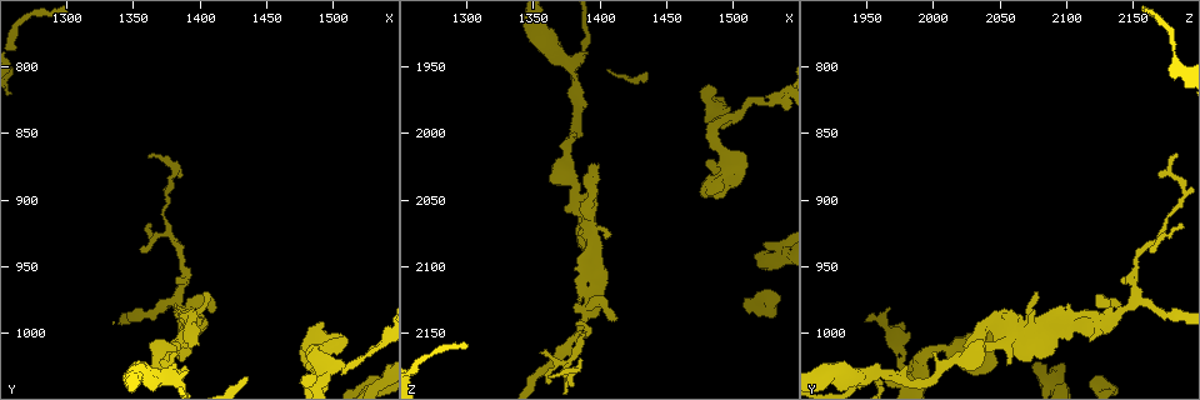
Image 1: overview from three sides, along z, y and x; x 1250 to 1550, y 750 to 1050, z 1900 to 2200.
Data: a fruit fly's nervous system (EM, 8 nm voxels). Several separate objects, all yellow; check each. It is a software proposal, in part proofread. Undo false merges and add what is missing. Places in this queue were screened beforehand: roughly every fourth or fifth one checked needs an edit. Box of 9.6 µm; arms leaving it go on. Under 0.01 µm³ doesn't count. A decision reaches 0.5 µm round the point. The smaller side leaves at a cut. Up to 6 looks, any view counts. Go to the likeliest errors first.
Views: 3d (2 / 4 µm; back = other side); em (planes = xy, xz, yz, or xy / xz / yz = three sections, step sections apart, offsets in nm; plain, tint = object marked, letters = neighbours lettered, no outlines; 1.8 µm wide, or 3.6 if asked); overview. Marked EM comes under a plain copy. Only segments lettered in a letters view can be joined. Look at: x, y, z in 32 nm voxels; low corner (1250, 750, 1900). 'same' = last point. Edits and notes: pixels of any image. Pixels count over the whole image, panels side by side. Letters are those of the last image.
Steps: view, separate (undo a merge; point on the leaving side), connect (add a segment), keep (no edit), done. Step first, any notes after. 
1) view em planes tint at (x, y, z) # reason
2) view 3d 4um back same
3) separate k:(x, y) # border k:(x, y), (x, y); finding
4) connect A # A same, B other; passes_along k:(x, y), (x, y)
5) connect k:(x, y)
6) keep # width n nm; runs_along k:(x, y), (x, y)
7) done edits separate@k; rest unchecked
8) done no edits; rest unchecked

view em planes letters at (1388, 1000, 2062) # sudden change in width

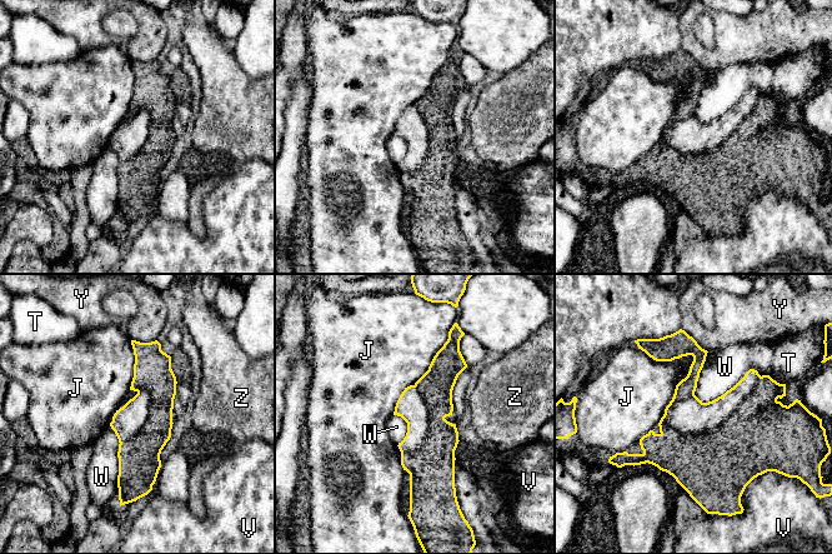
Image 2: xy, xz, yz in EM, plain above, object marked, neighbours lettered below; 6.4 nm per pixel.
separate 2:(717, 465) # J other, T other, V other, W other, Y other, Z other; border 2:(761, 377), (708, 432), (666, 423); a second neuron is stuck on

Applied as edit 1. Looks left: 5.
view 3d 4um at (1378, 1034, 1946)

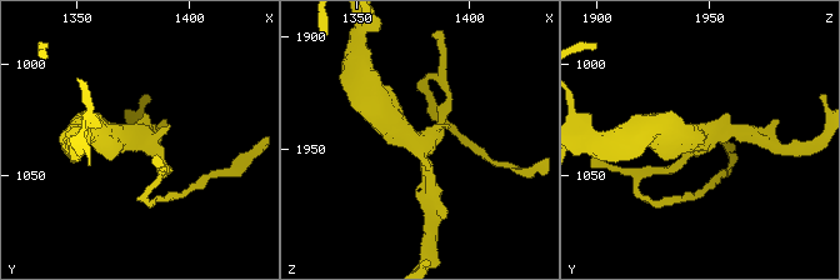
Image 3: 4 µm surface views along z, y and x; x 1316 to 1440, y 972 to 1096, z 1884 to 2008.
view em planes letters at (1376, 1033, 1947) # need the tissue

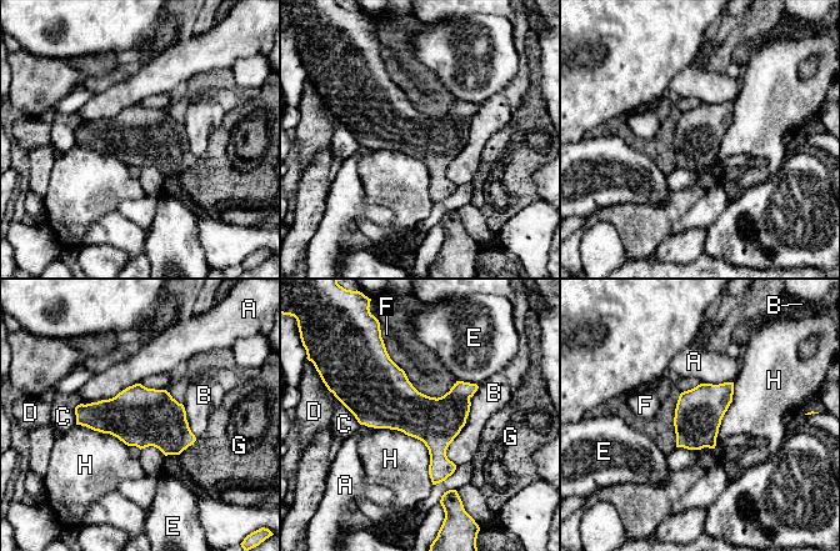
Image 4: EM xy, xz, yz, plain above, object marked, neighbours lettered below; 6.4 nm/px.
keep # A other, B other, C other, D other, E other, F other, G other, H other; arms 3; border 4:(360, 424), (419, 439), (433, 484); one neuron here

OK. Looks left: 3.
view 3d 4um back at (1408, 984, 2138) # an open end

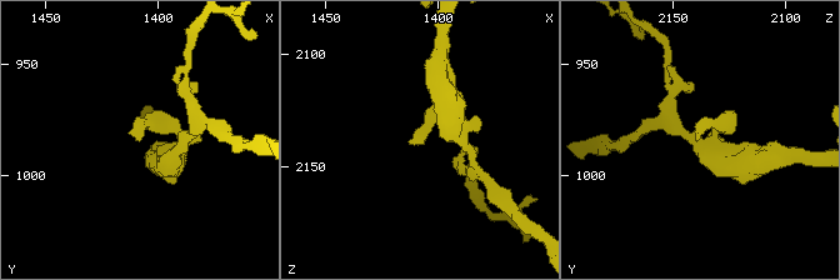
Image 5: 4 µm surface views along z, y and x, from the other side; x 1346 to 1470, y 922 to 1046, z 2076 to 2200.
view em xy step 8 tint at (1410, 984, 2140)

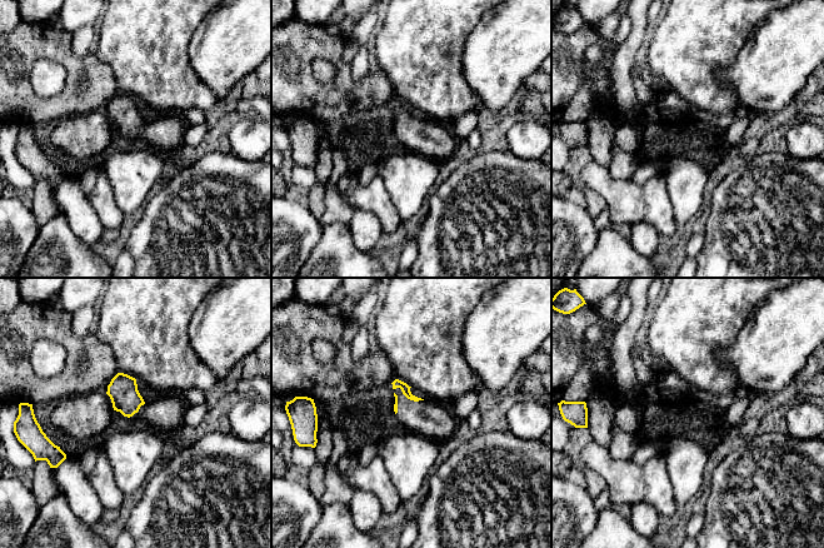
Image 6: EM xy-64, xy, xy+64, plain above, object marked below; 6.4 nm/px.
view em planes letters same # another direction

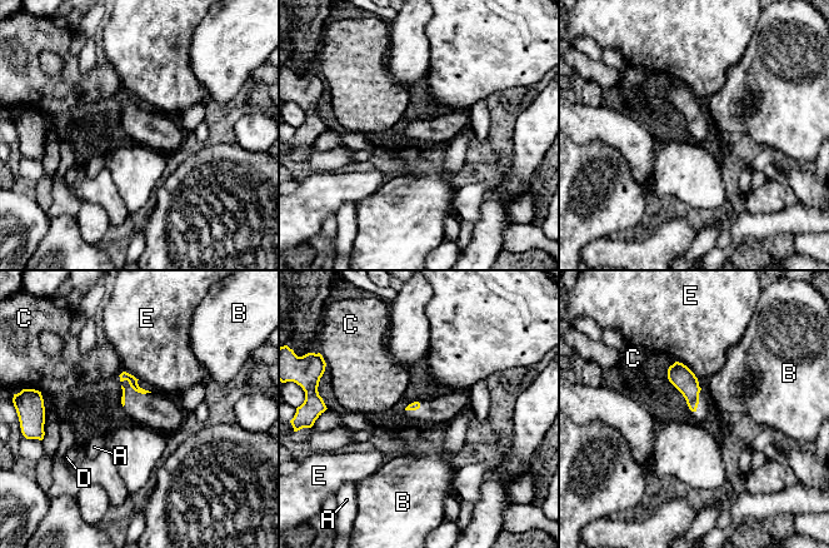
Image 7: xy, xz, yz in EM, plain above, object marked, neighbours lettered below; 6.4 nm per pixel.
keep # A other, B other, C other, D other, E other; border 7:(675, 360), (684, 364), (698, 378); none of them fits

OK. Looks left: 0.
done edits separate@2; rest unchecked

